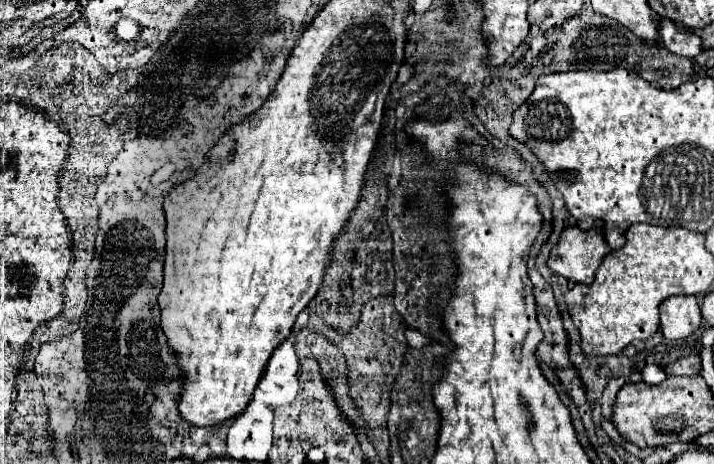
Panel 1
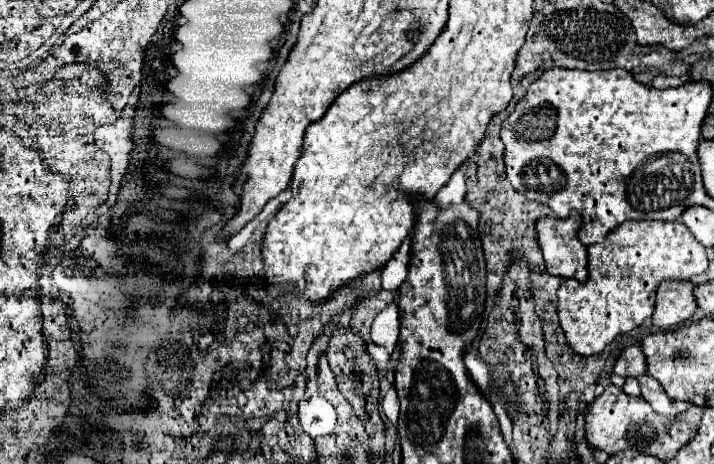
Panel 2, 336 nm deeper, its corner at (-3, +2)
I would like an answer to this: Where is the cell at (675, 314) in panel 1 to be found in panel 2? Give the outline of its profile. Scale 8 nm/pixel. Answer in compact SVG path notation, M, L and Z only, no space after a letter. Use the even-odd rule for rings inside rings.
M666 280L656 290L656 306L652 314L652 324L658 328L674 328L688 322L698 304L692 294L690 280Z

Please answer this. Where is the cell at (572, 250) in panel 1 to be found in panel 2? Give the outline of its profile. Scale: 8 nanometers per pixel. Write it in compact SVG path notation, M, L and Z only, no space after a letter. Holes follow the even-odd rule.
M570 212L568 218L554 218L554 216L546 216L540 218L536 222L536 238L538 238L538 246L542 250L544 262L546 262L546 270L552 276L560 276L560 278L574 278L578 282L586 282L588 280L588 254L586 254L586 246L580 244L578 240L578 230L580 230L580 214L578 212Z

